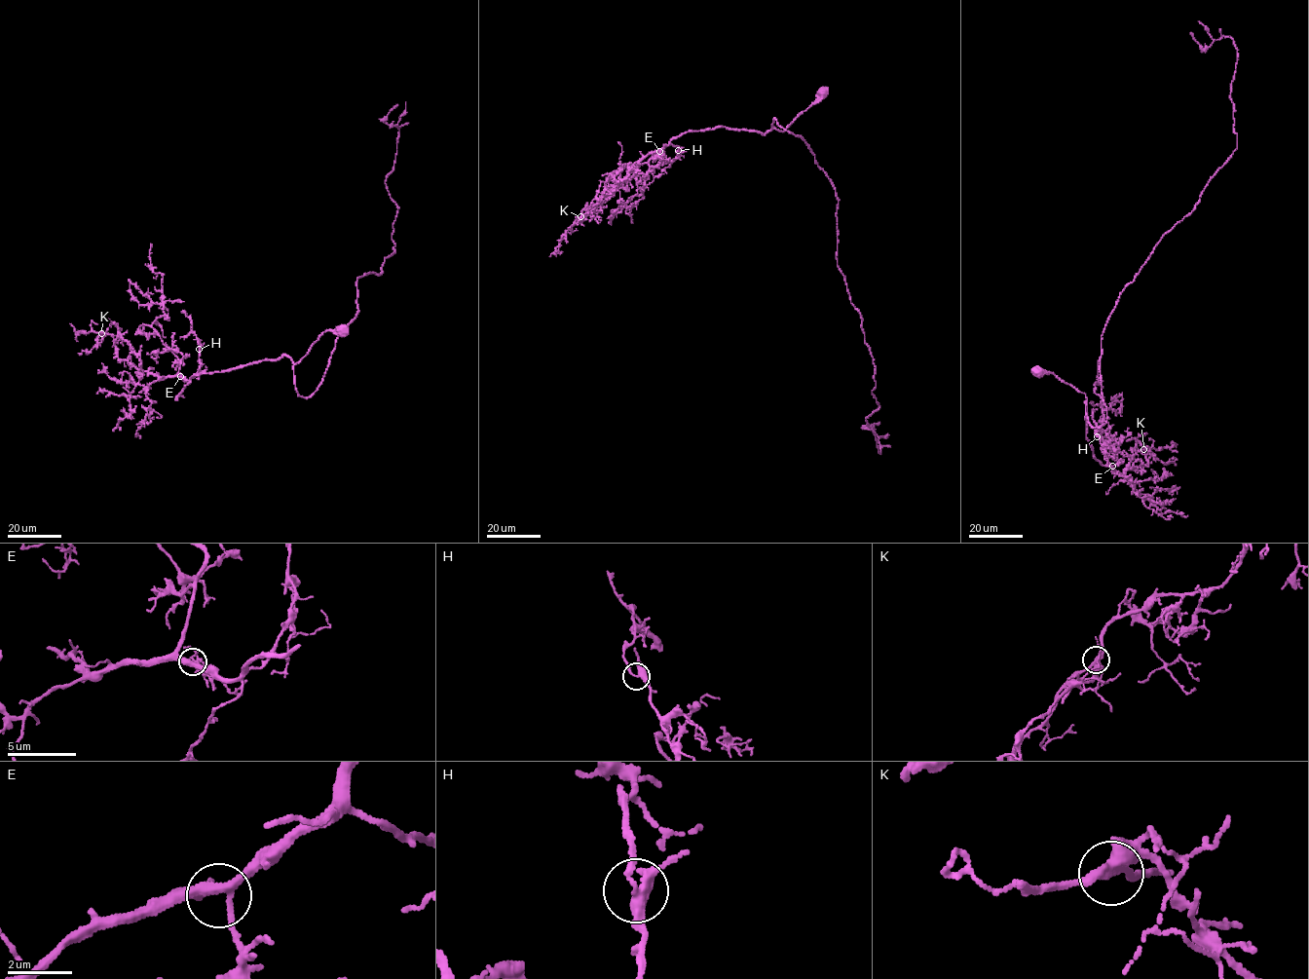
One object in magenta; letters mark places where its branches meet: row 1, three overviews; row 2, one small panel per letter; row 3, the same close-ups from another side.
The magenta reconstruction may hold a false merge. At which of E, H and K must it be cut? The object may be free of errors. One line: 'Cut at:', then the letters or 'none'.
Cut at: none

